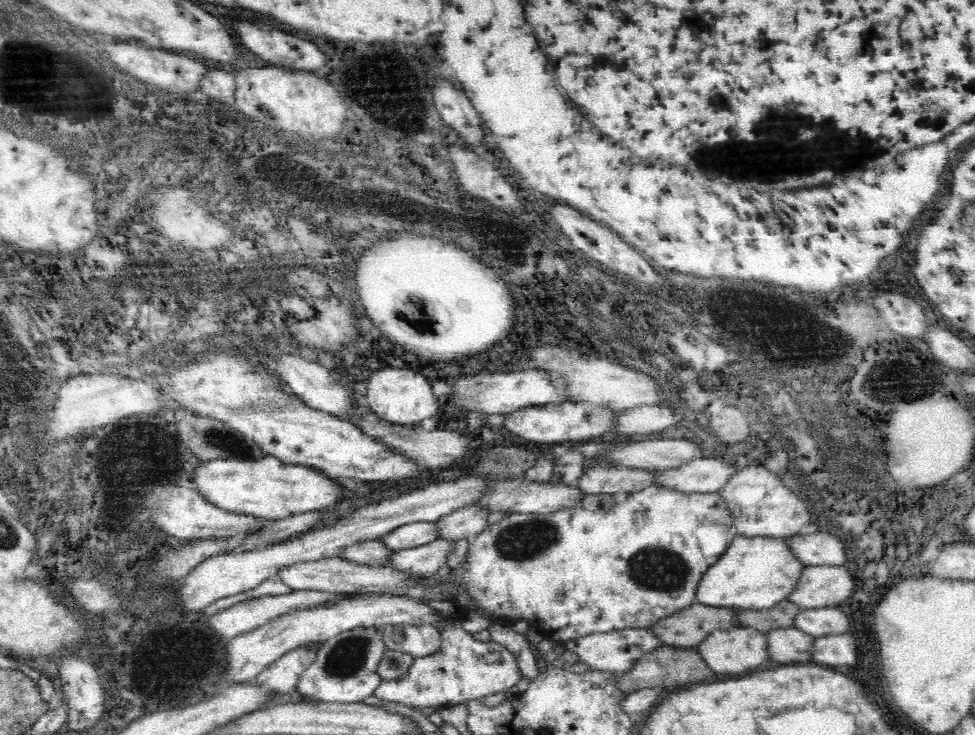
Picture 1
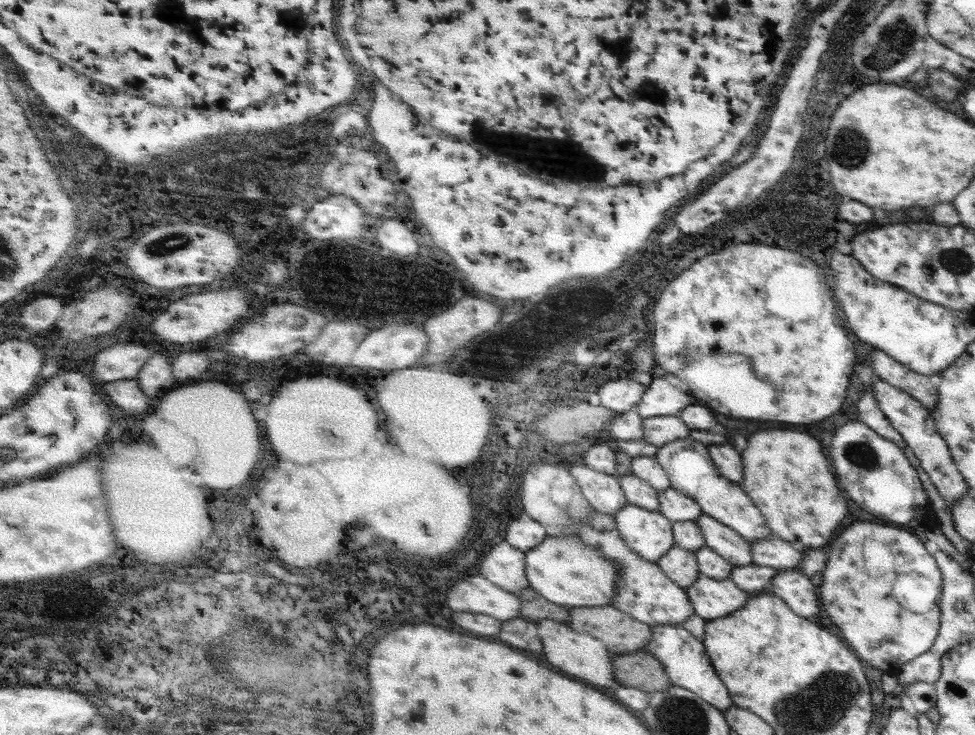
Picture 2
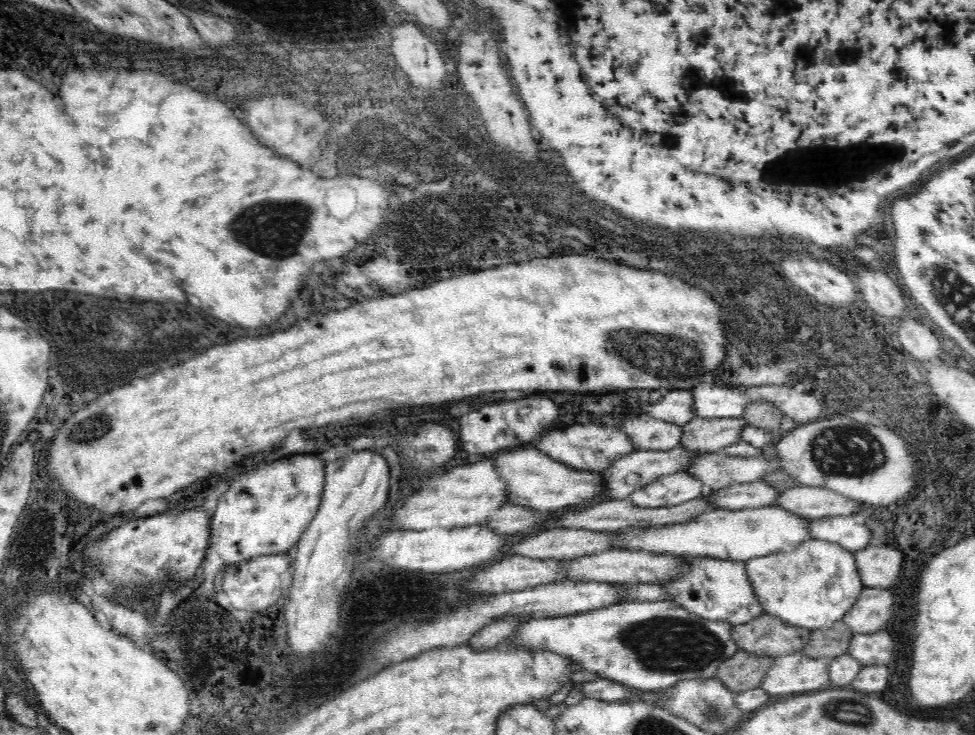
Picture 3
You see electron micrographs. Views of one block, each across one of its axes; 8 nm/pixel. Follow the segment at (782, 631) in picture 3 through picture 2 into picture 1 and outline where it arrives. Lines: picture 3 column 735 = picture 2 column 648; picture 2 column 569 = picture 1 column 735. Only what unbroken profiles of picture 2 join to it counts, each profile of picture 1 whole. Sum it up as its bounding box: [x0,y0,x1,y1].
[652,604,738,648]

